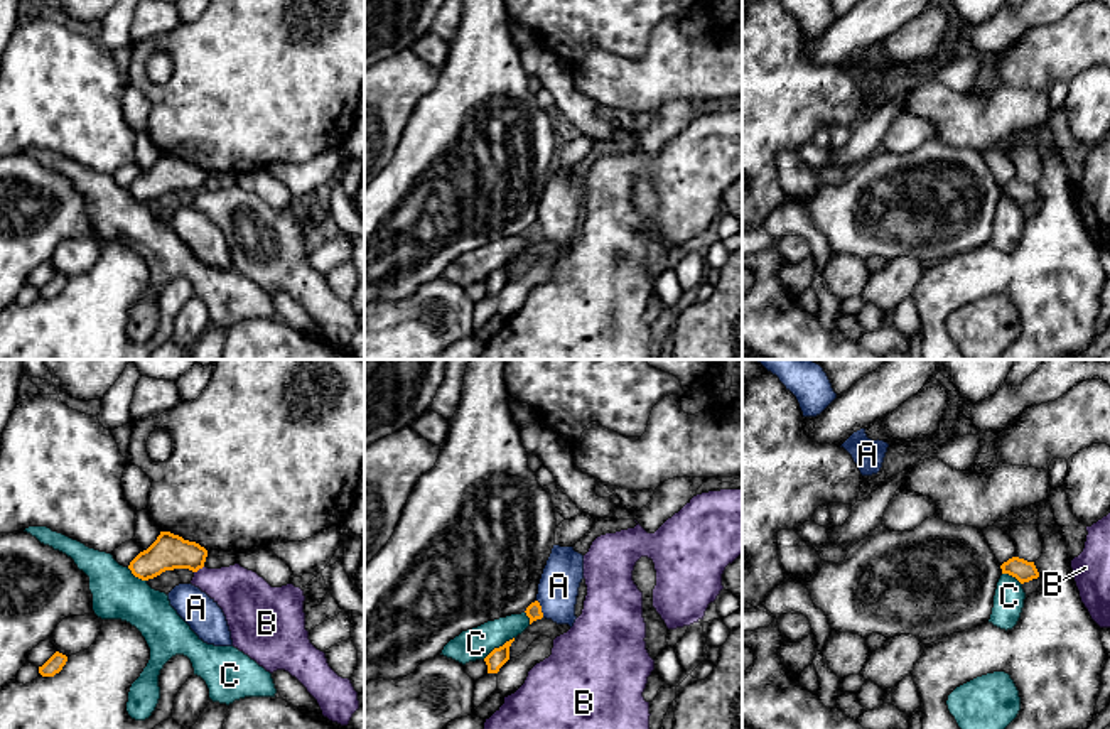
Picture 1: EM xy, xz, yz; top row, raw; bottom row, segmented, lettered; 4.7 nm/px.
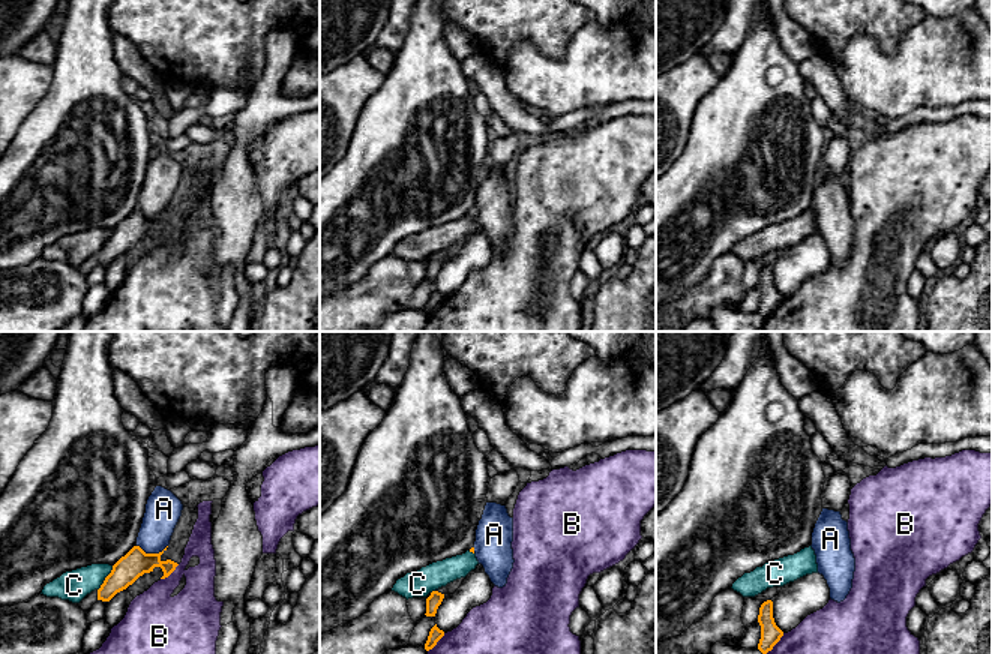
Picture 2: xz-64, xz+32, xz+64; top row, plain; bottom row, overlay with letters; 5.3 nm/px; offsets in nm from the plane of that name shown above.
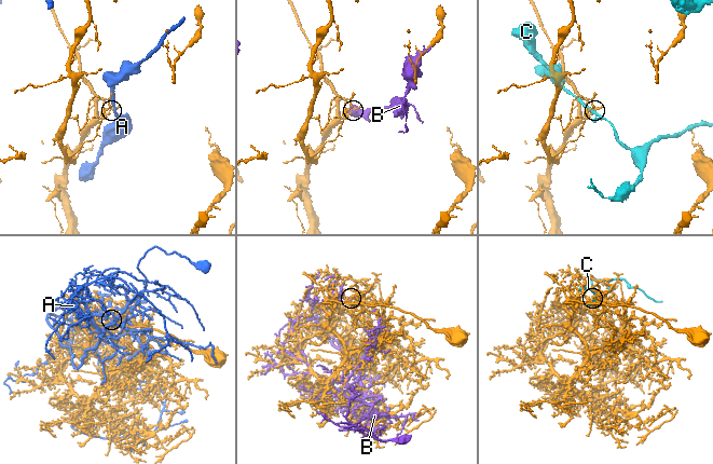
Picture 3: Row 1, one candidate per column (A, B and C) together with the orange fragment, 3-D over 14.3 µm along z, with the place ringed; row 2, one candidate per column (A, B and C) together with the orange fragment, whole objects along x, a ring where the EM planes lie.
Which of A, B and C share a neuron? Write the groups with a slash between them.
A / B / C

